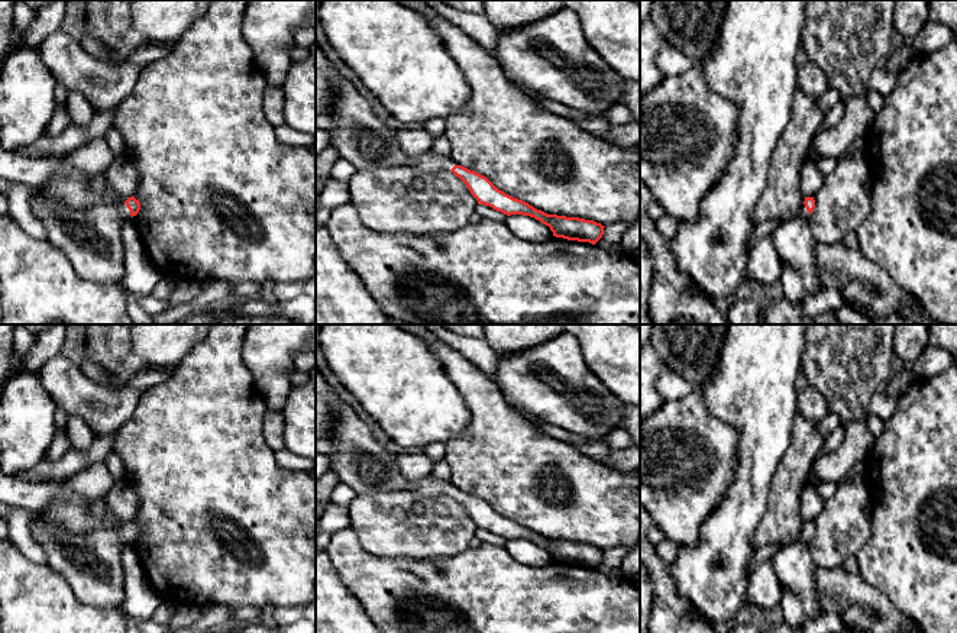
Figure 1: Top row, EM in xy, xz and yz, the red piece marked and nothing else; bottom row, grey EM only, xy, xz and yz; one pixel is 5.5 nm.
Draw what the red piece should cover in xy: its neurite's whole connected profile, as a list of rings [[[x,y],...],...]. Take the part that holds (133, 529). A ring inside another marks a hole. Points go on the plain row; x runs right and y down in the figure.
[[[32,514],[29,529],[48,558],[48,566],[69,584],[83,604],[122,607],[126,597],[122,550],[139,537],[139,524],[132,520],[116,530],[54,536],[52,526]]]

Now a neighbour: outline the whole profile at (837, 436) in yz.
[[[844,426],[837,427],[828,437],[825,437],[824,445],[818,453],[818,458],[822,455],[835,450],[844,440]]]

